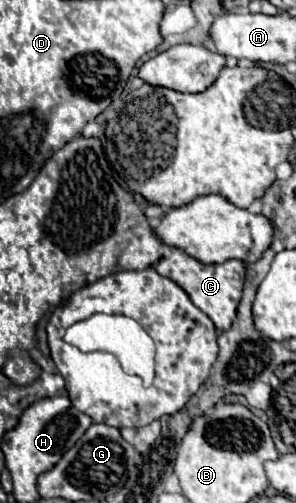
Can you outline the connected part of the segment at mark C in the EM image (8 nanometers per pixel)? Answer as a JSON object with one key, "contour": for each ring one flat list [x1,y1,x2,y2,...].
{"contour":[[170,249,170,253,158,261,156,271,176,281,188,293,192,303,212,319,218,331,230,329,236,317,236,307,242,297,242,285,244,285,244,263,242,261,228,259,220,265,204,265,180,249]]}

